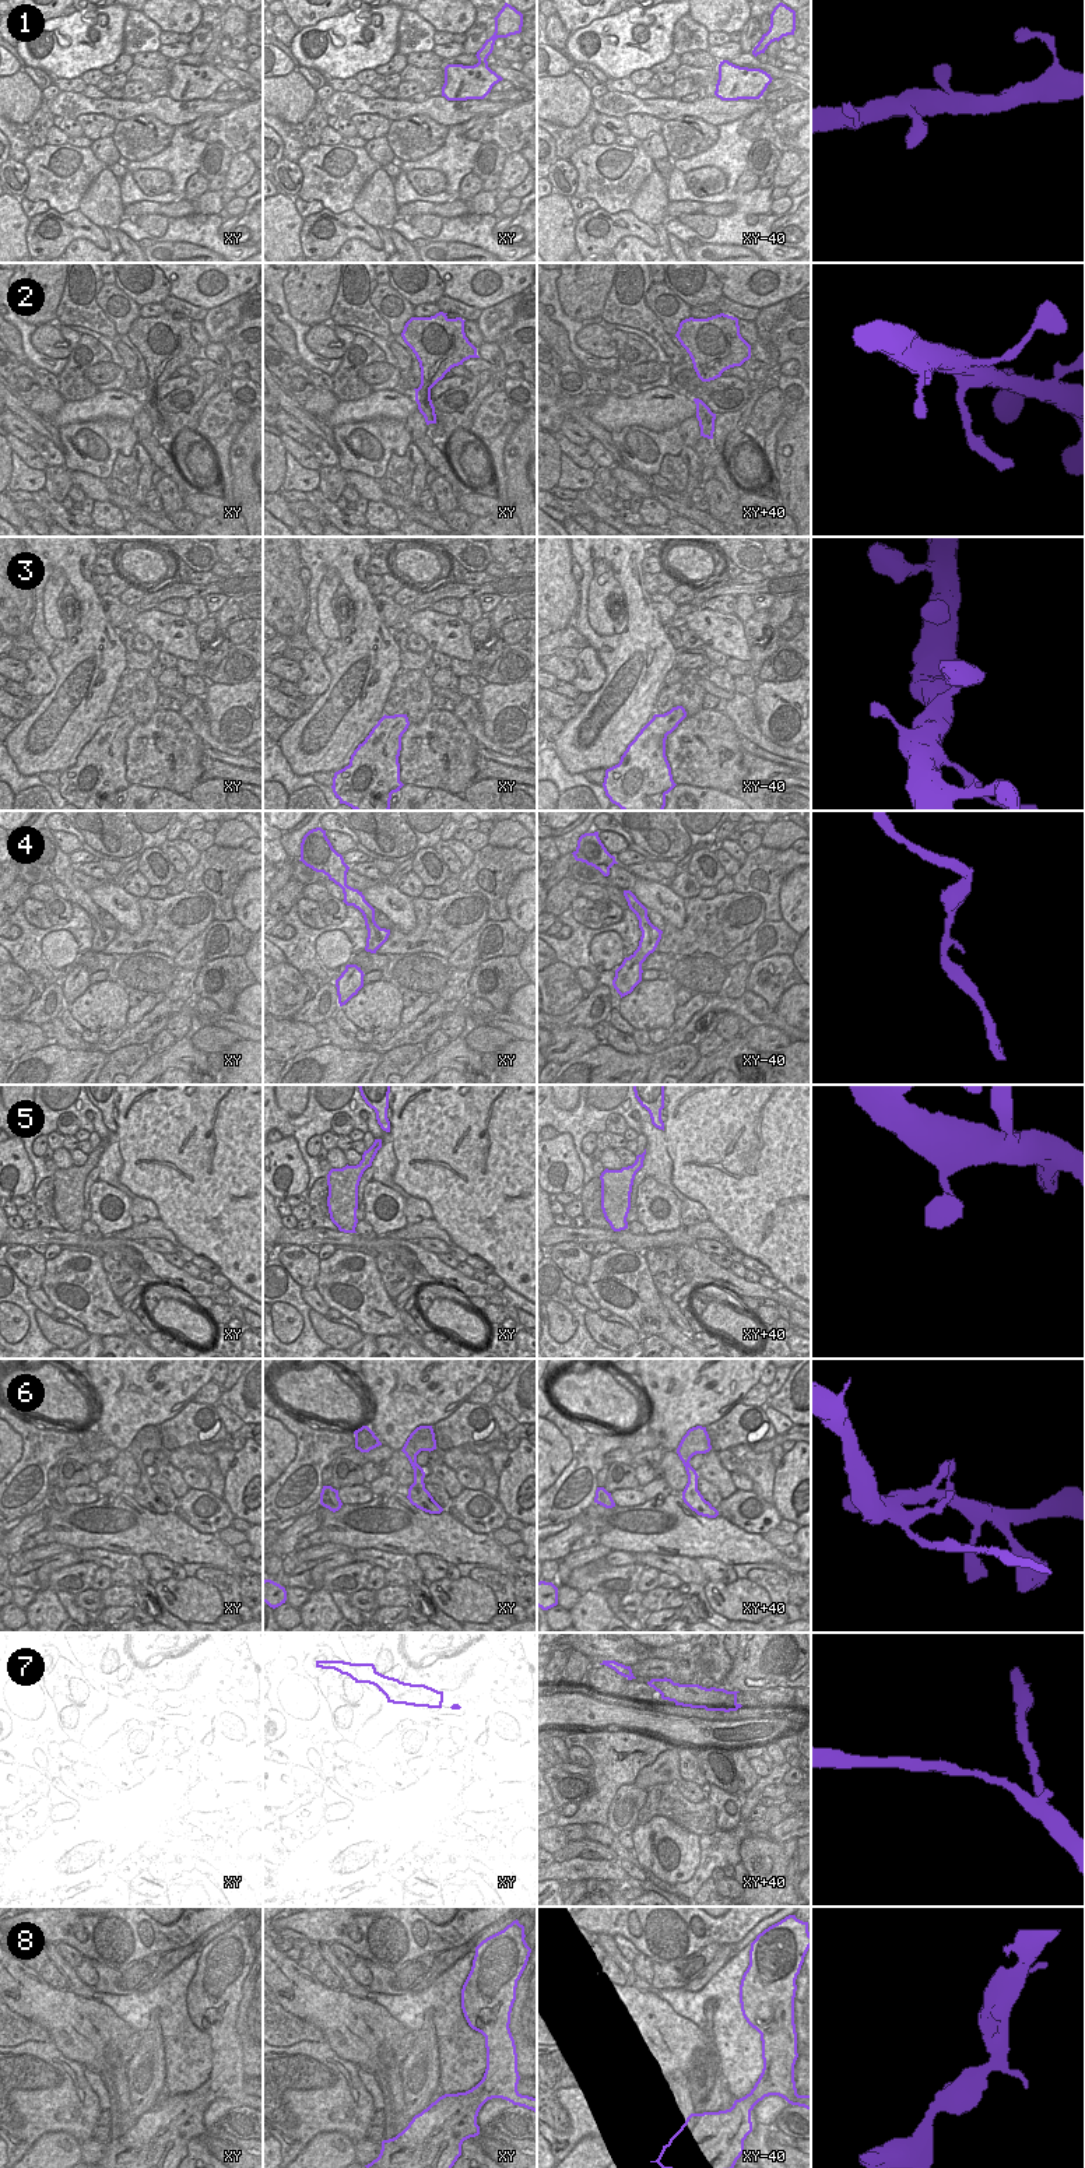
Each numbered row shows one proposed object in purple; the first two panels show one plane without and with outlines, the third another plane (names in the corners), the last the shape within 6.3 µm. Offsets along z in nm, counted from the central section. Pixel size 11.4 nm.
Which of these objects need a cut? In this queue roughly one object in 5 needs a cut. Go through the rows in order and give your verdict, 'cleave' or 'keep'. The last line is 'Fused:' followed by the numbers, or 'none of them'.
1: keep
2: cleave
3: keep
4: keep
5: keep
6: keep
7: keep
8: keep
Fused: 2

